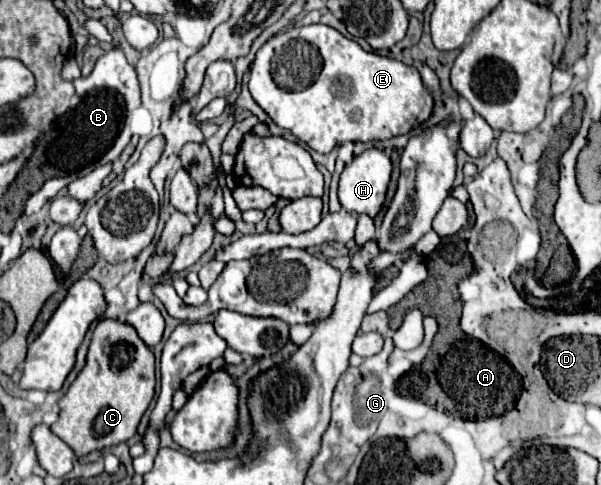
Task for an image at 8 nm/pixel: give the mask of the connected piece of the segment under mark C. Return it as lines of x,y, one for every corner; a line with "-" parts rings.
102,319
92,335
86,367
58,401
60,415
50,431
58,435
76,457
128,441
154,397
154,353
136,337
130,325

